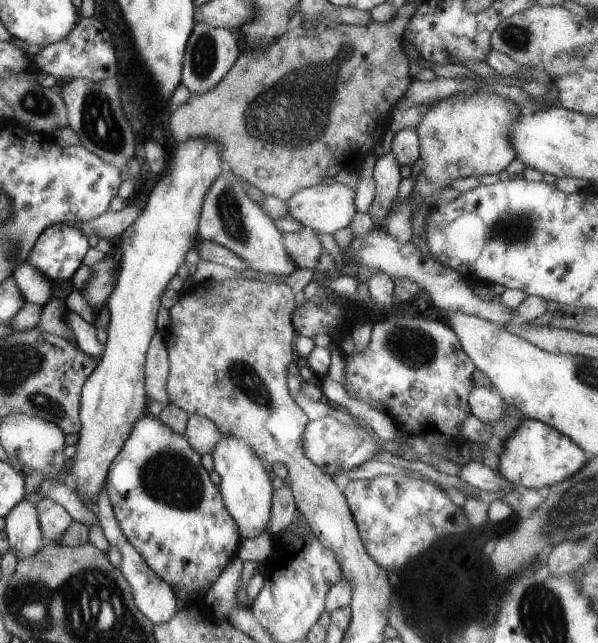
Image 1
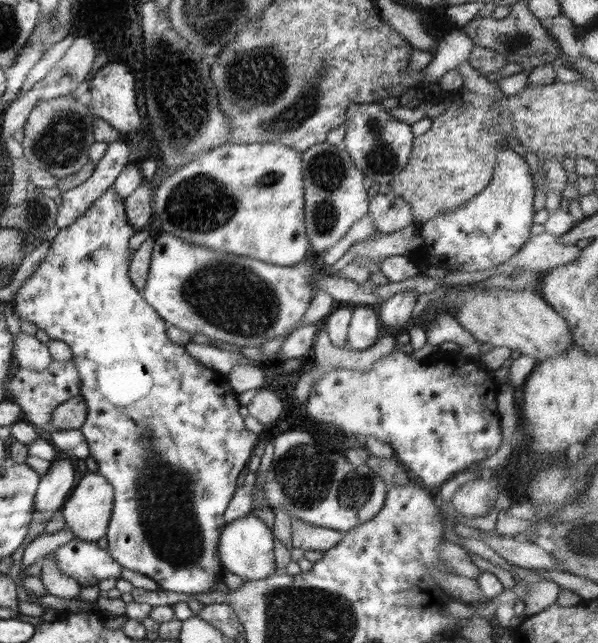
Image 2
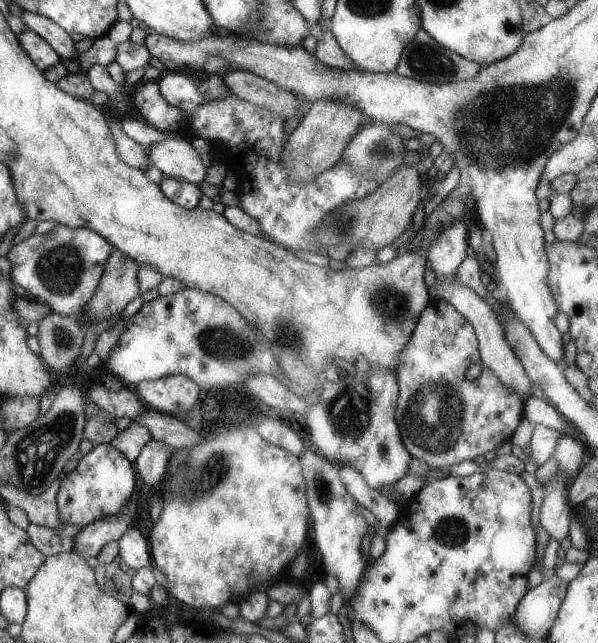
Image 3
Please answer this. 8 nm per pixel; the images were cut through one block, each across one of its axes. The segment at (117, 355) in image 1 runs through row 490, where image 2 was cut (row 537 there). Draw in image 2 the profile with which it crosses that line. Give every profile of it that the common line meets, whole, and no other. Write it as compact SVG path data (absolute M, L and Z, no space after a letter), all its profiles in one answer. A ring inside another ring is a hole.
M87 471L76 484L69 500L62 506L62 514L68 528L75 536L75 540L97 542L107 534L108 524L112 515L114 492L108 484L107 478L98 472Z

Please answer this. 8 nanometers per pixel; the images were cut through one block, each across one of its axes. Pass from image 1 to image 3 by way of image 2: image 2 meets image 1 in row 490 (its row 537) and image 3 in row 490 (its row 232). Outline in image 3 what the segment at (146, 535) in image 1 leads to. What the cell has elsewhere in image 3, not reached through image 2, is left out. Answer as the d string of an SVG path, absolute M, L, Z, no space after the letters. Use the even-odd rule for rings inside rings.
M99 444L84 456L78 456L77 465L61 480L57 494L57 509L61 522L66 525L85 527L94 521L100 521L104 517L120 515L127 507L129 498L137 490L139 485L133 462L118 449L110 444Z

